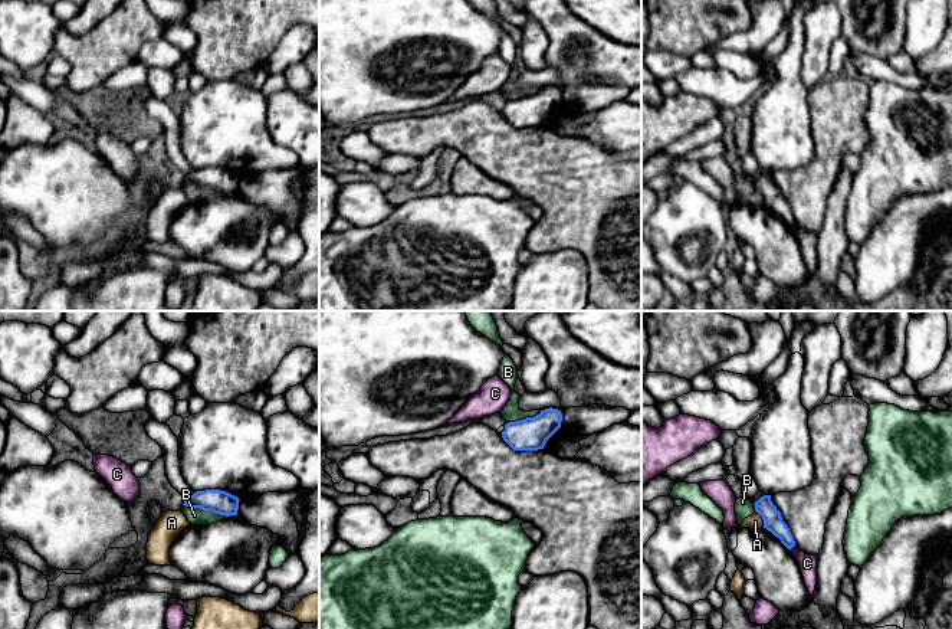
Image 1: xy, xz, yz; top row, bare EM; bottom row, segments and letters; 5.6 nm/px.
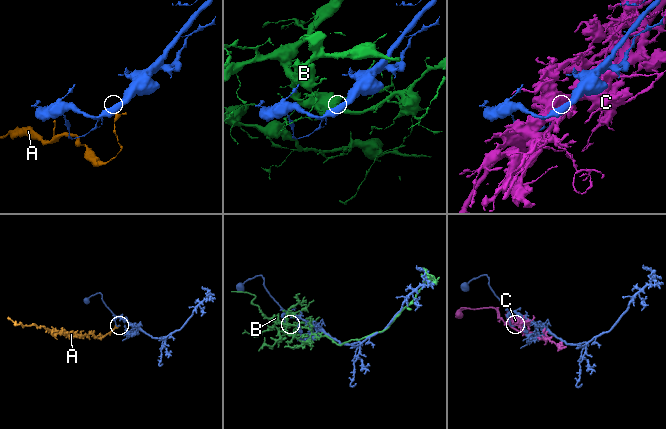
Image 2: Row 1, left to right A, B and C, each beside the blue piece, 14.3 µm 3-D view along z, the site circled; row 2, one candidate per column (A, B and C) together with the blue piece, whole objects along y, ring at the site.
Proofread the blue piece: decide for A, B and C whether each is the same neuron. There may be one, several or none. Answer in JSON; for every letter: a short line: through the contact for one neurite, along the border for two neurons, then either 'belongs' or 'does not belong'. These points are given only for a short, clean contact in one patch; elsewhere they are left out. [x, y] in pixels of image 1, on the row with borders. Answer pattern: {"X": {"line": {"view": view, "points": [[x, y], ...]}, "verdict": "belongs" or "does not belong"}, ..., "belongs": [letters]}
{"A": {"line": {"view": "yz", "points": [[755, 510], [764, 527]]}, "verdict": "does not belong"}, "B": {"line": {"view": "xy", "points": [[183, 504], [191, 508], [236, 516]]}, "verdict": "does not belong"}, "C": {"line": {"view": "yz", "points": [[794, 544], [790, 550]]}, "verdict": "does not belong"}, "belongs": []}

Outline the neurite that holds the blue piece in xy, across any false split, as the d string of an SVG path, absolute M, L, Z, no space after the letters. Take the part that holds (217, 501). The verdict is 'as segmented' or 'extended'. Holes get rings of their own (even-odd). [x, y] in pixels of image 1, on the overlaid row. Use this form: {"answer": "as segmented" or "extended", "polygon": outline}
{"answer": "as segmented", "polygon": "M220 489L197 491L193 495L184 498L184 504L188 508L200 508L203 511L211 511L220 515L237 515L239 498Z"}

